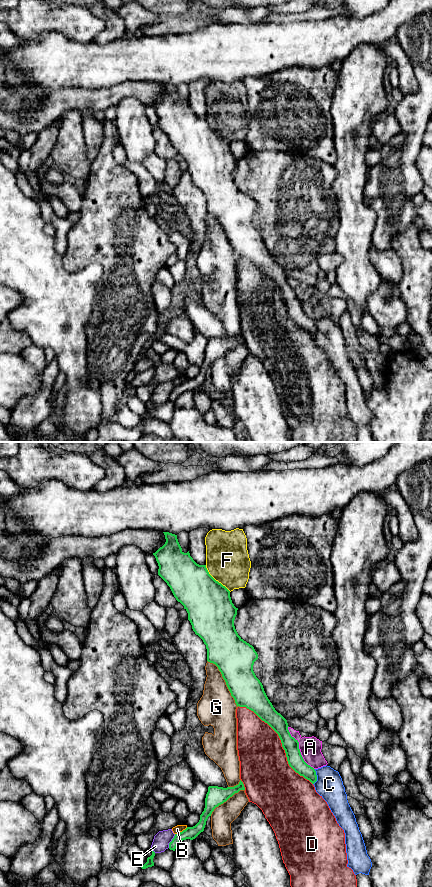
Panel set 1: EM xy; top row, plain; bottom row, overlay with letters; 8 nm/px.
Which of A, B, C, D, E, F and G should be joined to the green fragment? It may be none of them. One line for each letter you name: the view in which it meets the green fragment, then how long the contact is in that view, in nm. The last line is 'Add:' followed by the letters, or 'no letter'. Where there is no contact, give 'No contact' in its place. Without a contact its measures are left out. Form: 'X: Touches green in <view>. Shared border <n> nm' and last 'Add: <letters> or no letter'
Add: no letter

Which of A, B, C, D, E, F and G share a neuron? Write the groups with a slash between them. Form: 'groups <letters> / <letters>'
groups A / B / C / D / E / F / G

